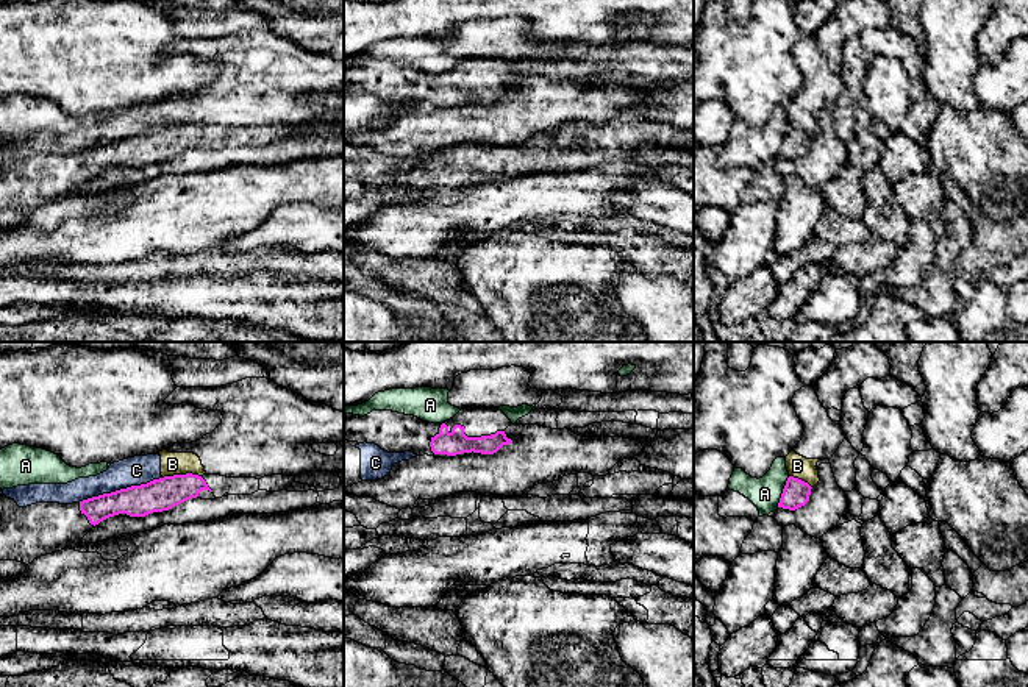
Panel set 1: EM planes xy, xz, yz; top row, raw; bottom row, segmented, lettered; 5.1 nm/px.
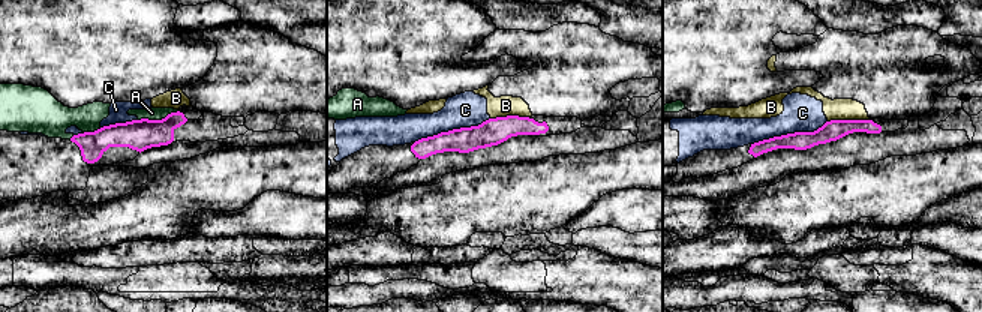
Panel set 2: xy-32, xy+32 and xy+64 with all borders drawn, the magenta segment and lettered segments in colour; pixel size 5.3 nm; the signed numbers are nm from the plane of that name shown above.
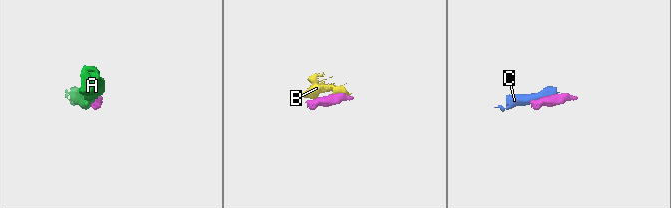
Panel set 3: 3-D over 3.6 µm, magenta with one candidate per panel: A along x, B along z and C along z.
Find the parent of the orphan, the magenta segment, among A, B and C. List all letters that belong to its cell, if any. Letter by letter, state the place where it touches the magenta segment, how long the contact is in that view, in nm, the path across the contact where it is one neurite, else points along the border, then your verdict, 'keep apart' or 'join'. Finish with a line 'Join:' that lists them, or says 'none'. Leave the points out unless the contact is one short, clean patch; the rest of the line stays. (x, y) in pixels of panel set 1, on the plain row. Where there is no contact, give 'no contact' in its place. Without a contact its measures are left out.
A: meets magenta in yz at (783, 142); contact 170 nm long; keep apart
B: meets magenta in xy at (182, 125); contact 200 nm long; border along xy (200, 125), (174, 124), (163, 128); keep apart
C: meets magenta in xy at (121, 139); contact 460 nm long; border along xy (161, 127), (78, 152); keep apart
Join: none

